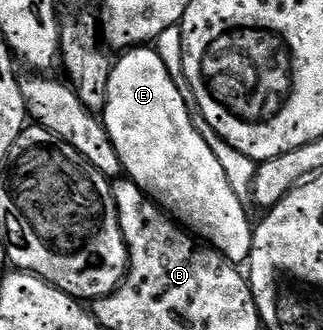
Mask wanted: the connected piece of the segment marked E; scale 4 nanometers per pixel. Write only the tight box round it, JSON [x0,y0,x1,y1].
[101,46,253,265]

